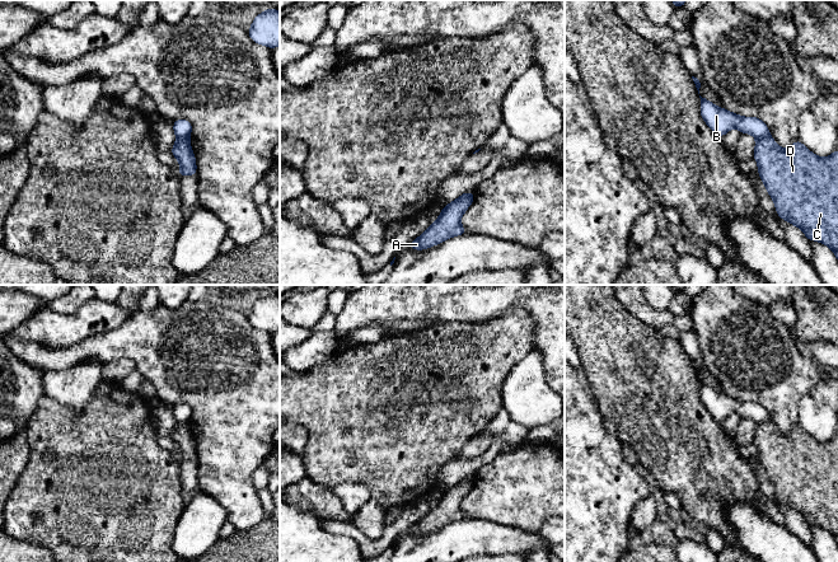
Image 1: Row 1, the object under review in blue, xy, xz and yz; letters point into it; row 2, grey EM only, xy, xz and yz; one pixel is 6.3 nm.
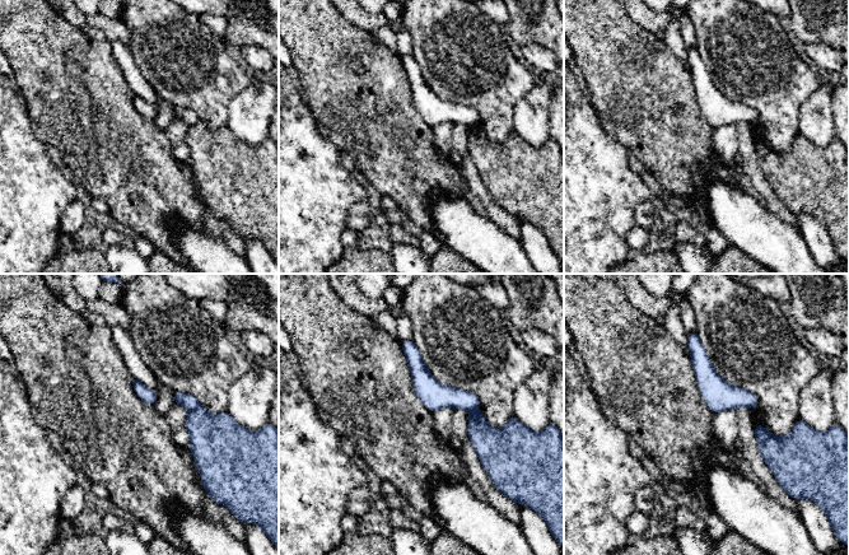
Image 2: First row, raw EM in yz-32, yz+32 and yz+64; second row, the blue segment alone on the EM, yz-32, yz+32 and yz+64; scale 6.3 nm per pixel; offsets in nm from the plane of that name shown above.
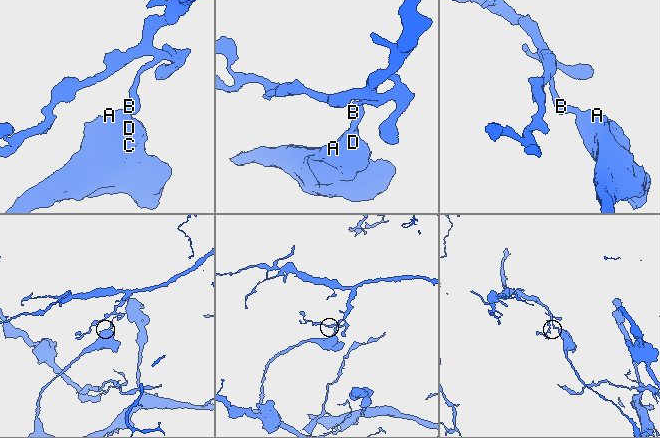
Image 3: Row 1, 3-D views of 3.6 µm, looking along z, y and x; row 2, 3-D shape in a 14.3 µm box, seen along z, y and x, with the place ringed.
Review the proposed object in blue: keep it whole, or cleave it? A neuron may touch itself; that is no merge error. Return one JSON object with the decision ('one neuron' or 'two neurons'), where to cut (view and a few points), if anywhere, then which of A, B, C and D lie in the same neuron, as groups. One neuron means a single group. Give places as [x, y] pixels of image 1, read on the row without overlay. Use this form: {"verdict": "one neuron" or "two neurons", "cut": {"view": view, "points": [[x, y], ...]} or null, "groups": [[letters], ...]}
{"verdict": "two neurons", "cut": {"view": "yz", "points": [[768, 417], [757, 424]]}, "groups": [["A", "C", "D"], ["B"]]}

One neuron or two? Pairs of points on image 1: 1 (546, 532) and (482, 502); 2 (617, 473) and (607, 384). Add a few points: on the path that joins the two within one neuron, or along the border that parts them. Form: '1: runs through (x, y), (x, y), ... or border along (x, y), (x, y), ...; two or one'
1: border along (551, 516), (537, 532); two
2: border along (599, 411), (604, 429), (622, 443); two

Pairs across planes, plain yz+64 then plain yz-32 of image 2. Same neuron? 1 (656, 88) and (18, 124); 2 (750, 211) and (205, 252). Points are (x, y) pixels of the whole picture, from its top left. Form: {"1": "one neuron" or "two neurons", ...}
{"1": "two neurons", "2": "one neuron"}

